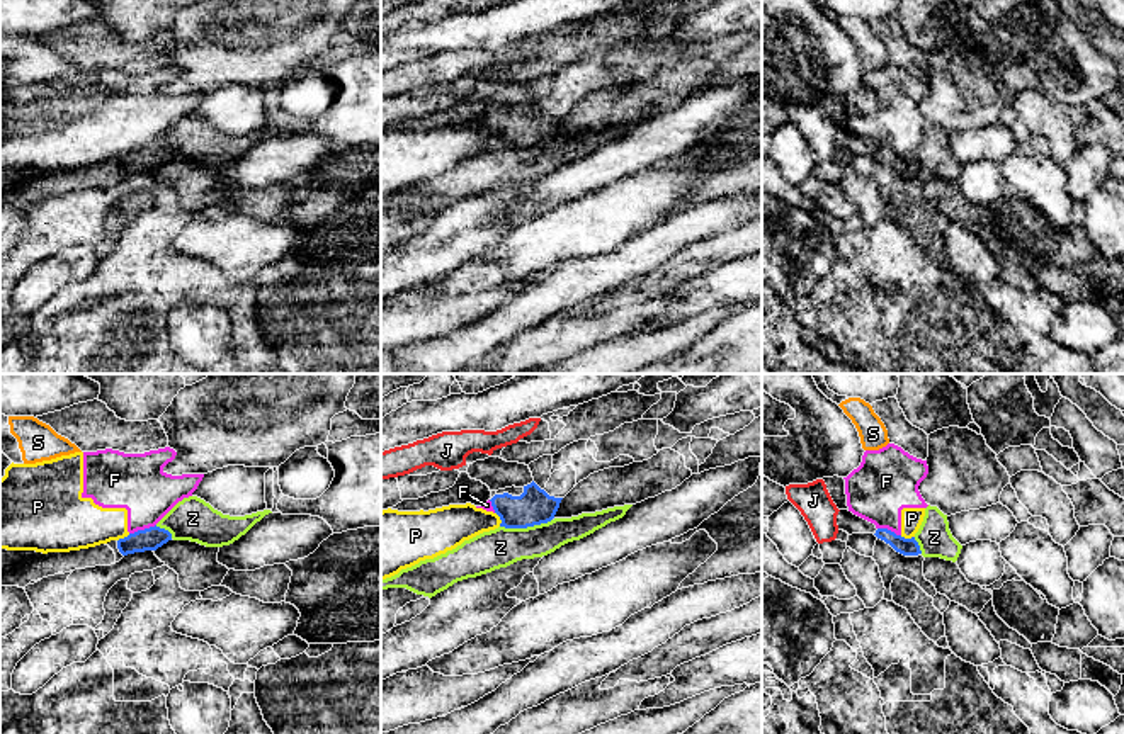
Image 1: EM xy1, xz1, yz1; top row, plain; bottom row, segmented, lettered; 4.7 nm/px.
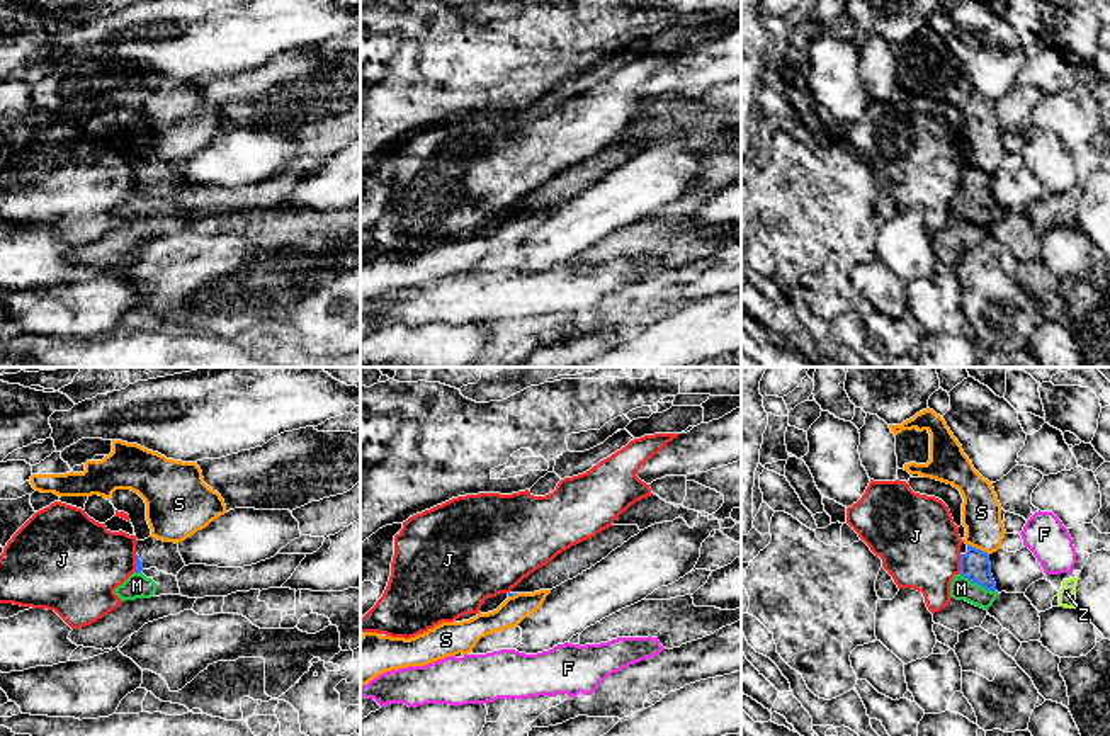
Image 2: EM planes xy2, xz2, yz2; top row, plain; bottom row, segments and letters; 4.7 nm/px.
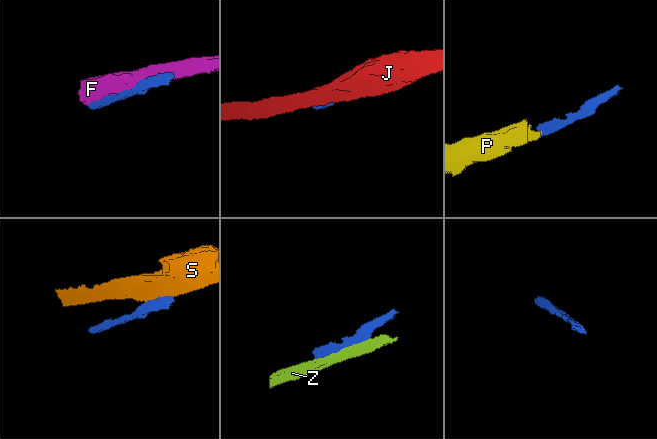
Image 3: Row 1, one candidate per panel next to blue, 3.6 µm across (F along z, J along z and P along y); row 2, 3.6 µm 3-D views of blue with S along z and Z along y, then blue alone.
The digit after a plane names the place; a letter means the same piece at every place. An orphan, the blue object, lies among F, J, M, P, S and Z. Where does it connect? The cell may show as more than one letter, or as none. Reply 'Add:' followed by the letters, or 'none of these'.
Add: none of these

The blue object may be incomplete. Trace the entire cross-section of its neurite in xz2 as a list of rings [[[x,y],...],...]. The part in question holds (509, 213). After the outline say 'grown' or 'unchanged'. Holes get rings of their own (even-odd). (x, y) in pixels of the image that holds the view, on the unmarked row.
[[[612,144],[595,156],[571,165],[546,185],[530,192],[515,207],[512,207],[508,216],[517,212],[534,212],[539,209],[552,209],[590,189],[639,151],[641,150],[637,144]]]; grown

